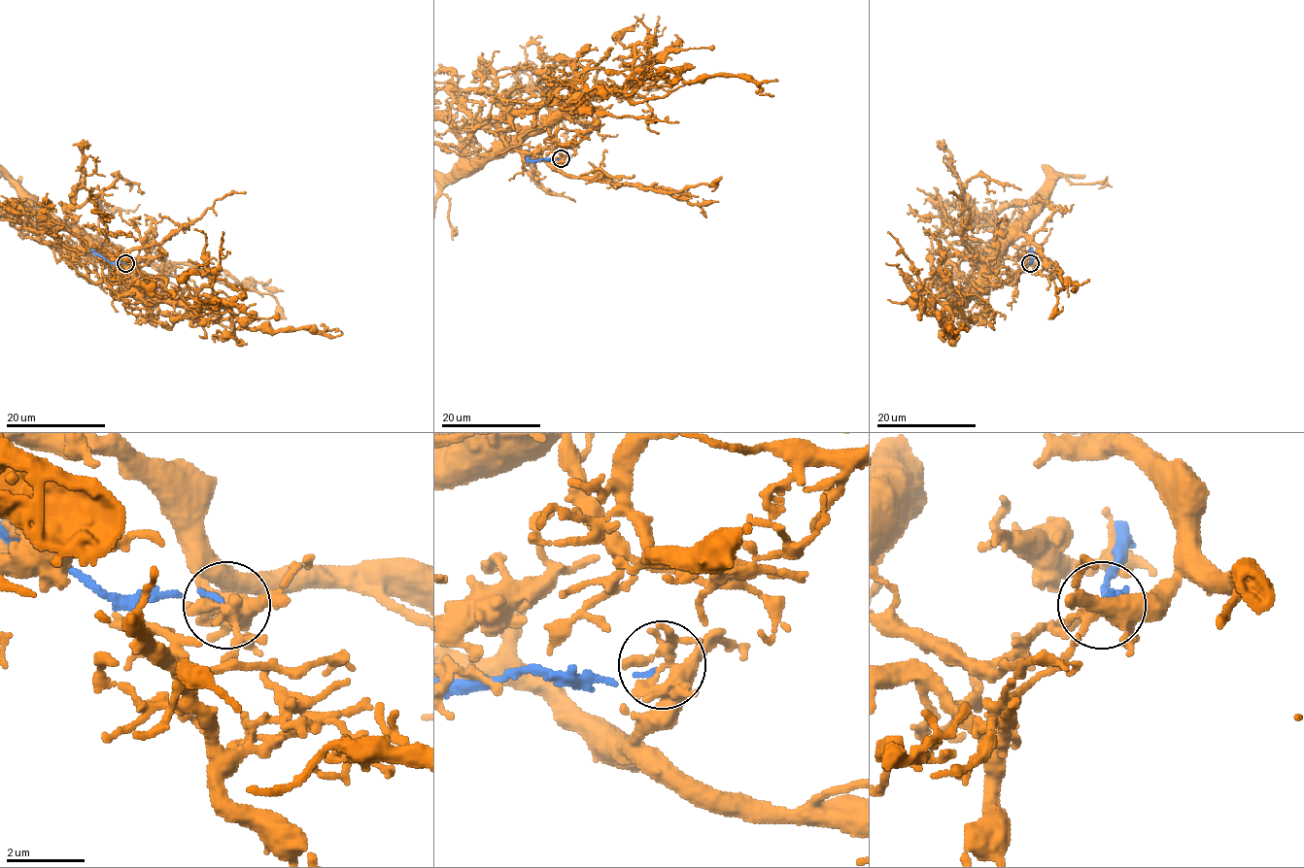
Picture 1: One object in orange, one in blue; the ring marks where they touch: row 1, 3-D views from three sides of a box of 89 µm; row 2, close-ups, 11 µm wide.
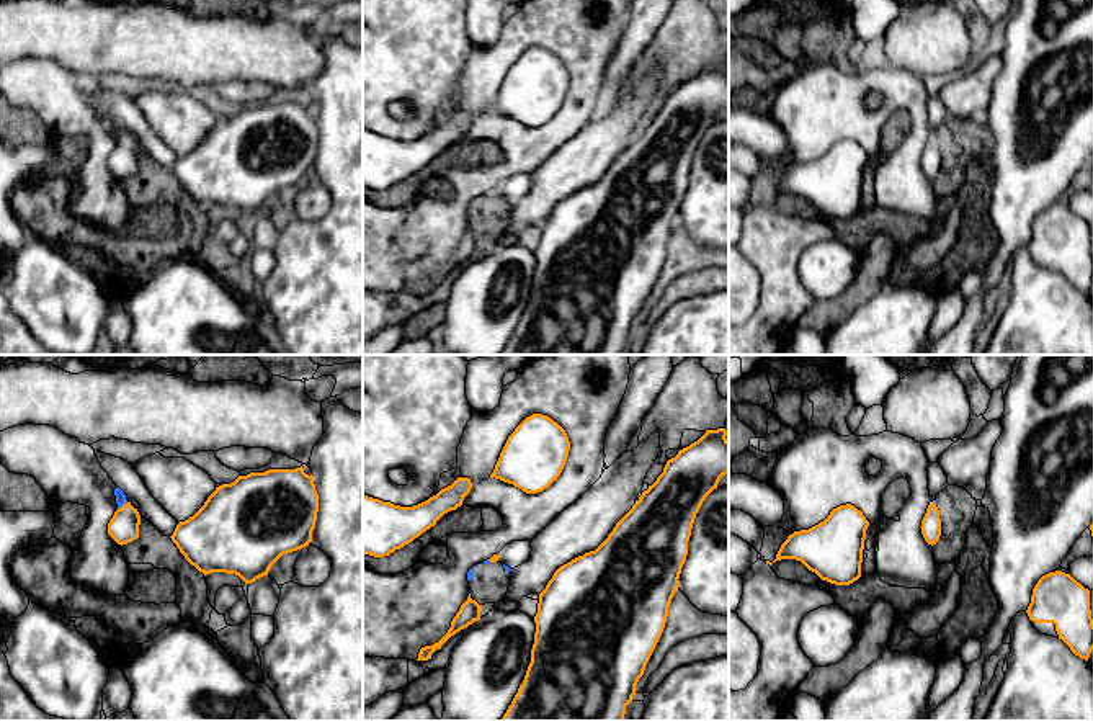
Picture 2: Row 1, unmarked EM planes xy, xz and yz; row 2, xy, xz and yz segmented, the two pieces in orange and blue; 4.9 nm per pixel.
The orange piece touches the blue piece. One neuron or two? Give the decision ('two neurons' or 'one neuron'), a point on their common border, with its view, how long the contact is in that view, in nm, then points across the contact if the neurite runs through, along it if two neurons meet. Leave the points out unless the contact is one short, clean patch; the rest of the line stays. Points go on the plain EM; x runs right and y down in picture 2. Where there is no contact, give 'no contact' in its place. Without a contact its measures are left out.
two neurons; meets orange in xy at (124, 138); contact 70 nm long; border along xy (128, 136), (118, 143)

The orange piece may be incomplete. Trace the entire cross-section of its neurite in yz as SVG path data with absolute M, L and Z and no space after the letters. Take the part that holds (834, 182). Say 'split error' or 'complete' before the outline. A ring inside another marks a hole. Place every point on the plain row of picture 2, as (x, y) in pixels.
complete | M840 139L819 159L789 168L773 196L796 193L822 214L850 219L861 211L868 160L861 144Z

